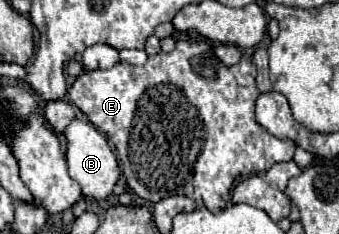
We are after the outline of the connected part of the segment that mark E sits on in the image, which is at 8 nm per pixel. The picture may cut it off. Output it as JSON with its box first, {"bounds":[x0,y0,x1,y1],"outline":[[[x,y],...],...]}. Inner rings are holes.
{"bounds":[70,40,296,212],"outline":[[[178,40],[176,50],[150,56],[144,66],[118,62],[110,70],[82,72],[70,88],[70,100],[116,148],[130,192],[148,202],[180,194],[194,198],[212,212],[220,212],[230,200],[234,180],[266,172],[276,162],[288,162],[296,150],[292,140],[280,140],[256,124],[254,102],[260,96],[254,82],[256,75],[252,56],[243,55],[238,64],[224,66],[208,42]]]}

